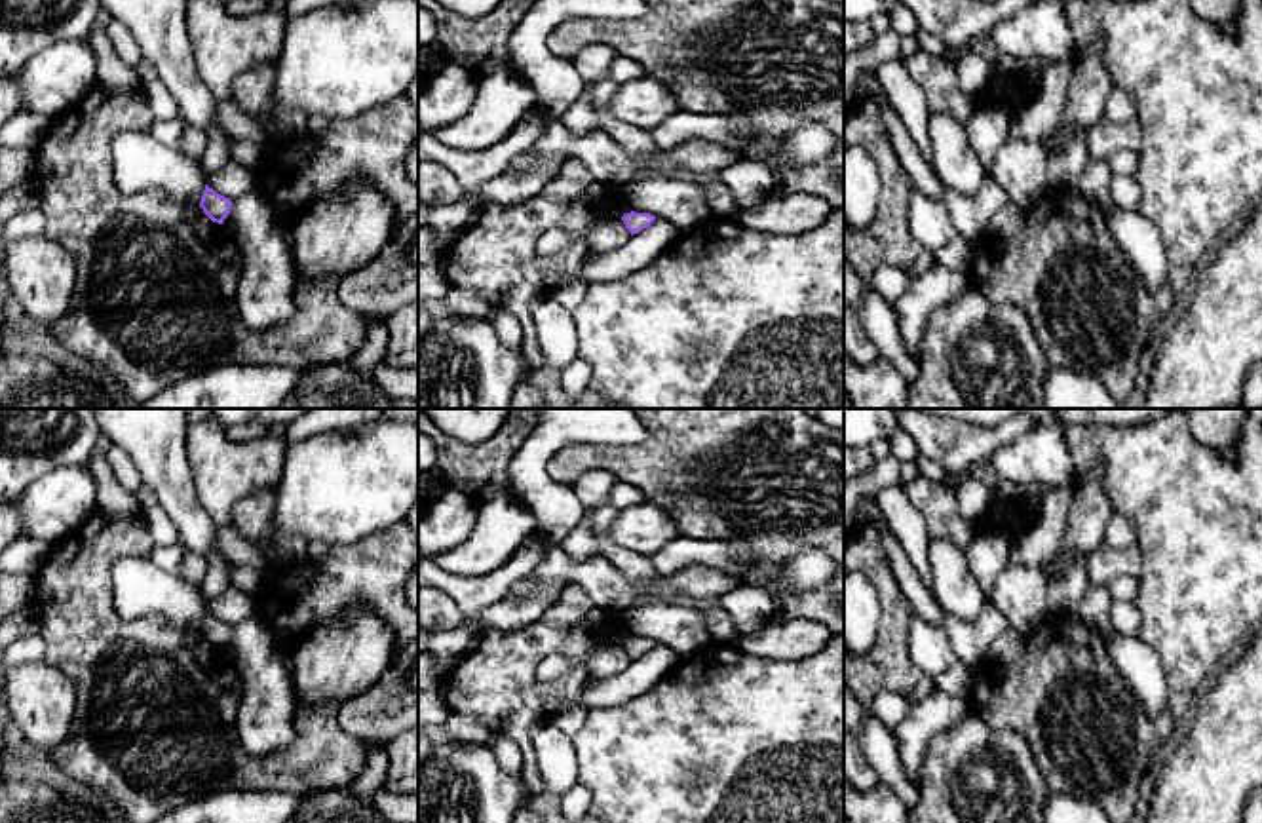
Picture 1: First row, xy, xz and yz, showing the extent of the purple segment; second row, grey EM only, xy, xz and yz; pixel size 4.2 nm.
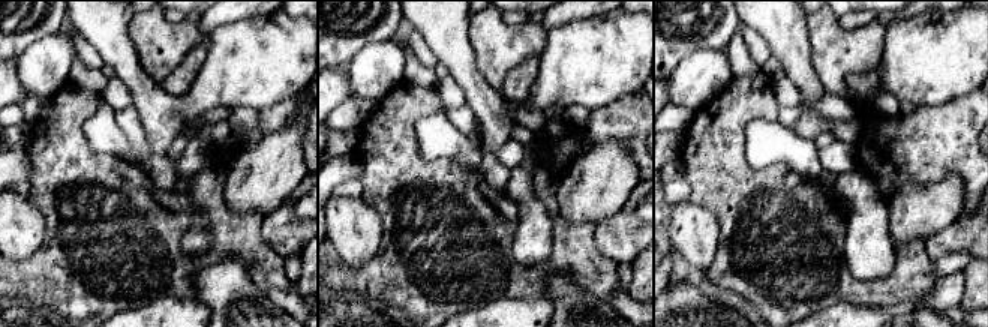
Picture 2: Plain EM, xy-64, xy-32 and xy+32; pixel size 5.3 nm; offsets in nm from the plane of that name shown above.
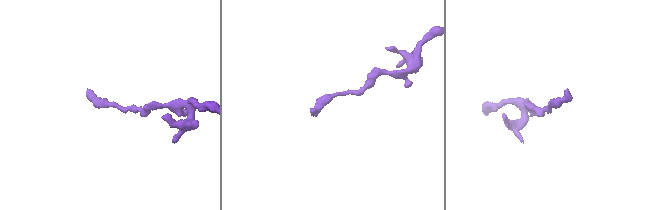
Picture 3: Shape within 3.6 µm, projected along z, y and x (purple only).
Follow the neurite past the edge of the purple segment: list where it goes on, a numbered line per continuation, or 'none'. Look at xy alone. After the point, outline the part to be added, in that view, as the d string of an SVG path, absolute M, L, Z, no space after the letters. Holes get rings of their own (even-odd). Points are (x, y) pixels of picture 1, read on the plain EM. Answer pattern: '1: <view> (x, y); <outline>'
none

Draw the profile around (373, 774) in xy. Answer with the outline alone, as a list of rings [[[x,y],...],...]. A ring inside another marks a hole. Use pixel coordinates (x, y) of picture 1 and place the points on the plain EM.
[[[378,745],[373,751],[369,751],[365,764],[361,772],[355,775],[355,779],[348,785],[348,789],[371,802],[373,794],[384,785],[388,775],[390,758],[386,753],[386,745]]]

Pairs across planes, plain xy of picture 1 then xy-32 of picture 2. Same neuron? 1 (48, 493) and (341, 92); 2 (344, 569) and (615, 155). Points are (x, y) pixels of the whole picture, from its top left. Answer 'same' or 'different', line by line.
1: different
2: different

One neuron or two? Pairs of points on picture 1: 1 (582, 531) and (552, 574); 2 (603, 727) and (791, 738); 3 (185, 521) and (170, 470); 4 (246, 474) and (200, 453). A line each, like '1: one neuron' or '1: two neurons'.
1: two neurons
2: one neuron
3: one neuron
4: one neuron

